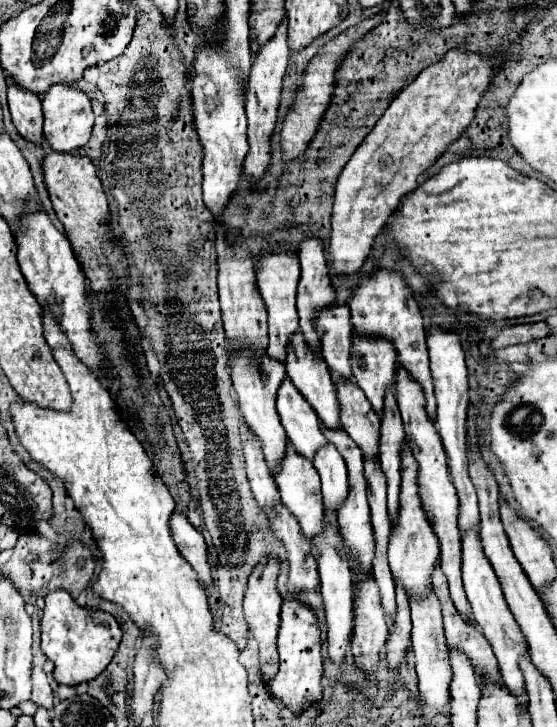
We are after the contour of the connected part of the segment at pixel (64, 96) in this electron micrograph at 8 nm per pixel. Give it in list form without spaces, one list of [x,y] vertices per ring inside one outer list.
[[[52,84],[52,88],[42,96],[44,110],[44,136],[56,152],[72,152],[82,148],[94,124],[94,114],[90,108],[90,98],[72,84]]]

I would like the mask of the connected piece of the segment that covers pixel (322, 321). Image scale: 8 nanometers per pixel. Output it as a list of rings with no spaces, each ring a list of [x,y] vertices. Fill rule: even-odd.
[[[330,306],[316,314],[316,330],[322,342],[322,358],[334,378],[350,380],[350,350],[352,350],[352,322],[348,306]]]

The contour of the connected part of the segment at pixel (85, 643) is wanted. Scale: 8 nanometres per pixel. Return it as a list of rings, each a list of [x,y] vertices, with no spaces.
[[[66,590],[50,592],[42,616],[42,652],[54,662],[54,680],[58,684],[82,684],[94,680],[112,660],[122,630],[116,618],[102,610],[82,608]]]

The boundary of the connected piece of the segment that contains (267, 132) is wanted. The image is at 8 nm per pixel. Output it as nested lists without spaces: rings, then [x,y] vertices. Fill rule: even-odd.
[[[284,18],[276,34],[264,42],[256,52],[254,52],[254,64],[250,70],[248,78],[248,92],[246,92],[246,116],[248,116],[248,142],[250,142],[250,152],[246,156],[244,168],[250,178],[260,178],[270,162],[270,136],[276,126],[276,116],[278,116],[278,104],[280,104],[280,90],[282,90],[282,78],[288,66],[288,38],[286,38],[286,24],[288,20]]]

